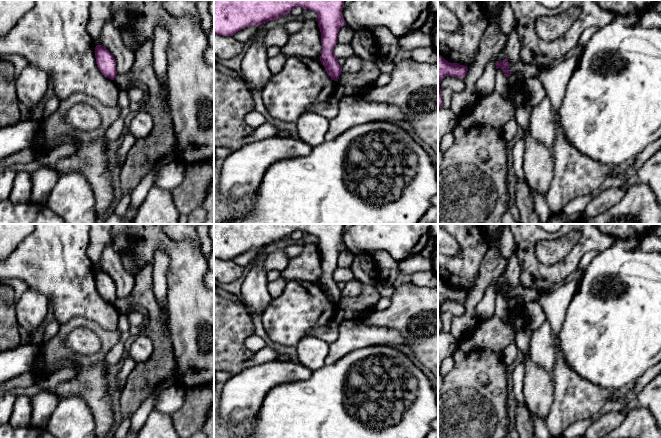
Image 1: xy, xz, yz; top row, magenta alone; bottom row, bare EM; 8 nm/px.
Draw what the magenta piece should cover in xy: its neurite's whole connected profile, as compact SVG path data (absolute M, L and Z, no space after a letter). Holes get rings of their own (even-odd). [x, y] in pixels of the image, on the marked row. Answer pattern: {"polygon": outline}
{"polygon": "M97 45L95 47L95 58L96 64L101 73L111 79L114 80L116 75L118 74L116 71L116 61L113 55L102 45Z"}

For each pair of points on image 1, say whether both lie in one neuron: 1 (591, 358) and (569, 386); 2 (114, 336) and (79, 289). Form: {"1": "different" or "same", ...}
{"1": "different", "2": "different"}

